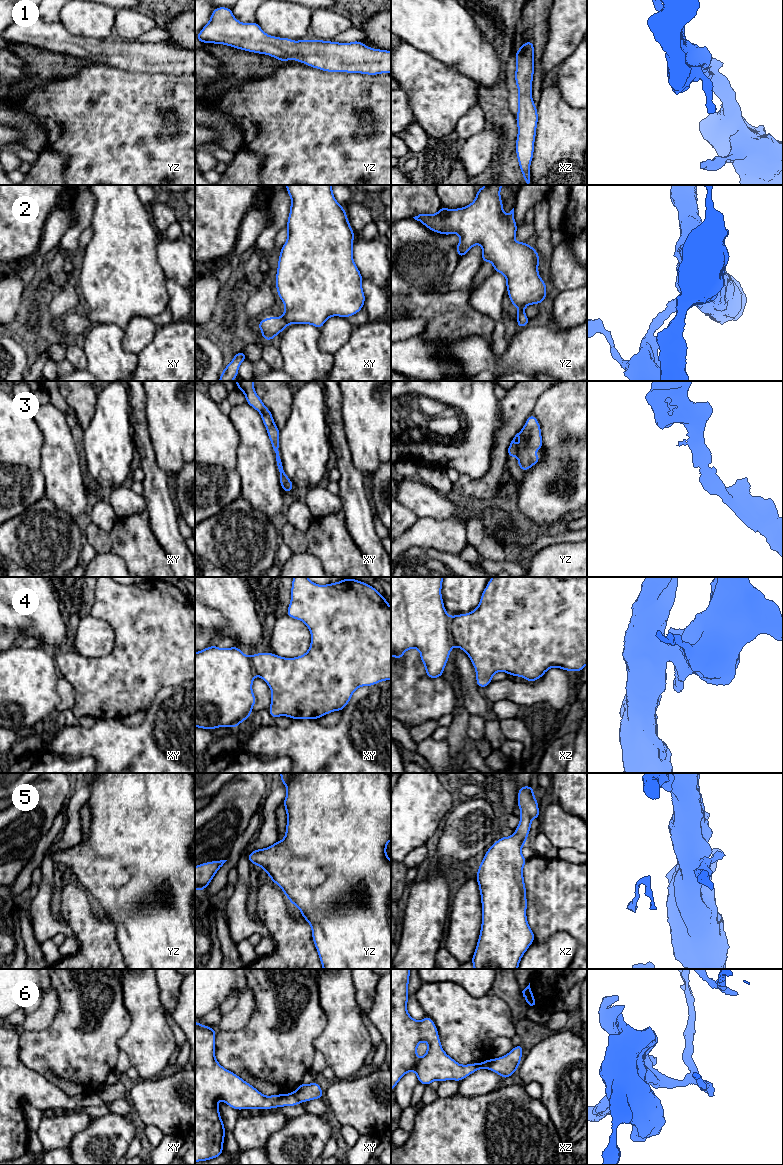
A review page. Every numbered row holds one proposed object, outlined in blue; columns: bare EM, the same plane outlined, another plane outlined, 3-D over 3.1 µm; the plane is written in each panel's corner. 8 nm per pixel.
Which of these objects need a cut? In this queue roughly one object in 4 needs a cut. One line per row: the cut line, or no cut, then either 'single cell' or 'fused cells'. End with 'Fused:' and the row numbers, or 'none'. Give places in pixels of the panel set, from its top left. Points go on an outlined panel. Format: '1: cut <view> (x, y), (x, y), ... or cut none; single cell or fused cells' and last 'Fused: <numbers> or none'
1: cut none; single cell
2: cut none; single cell
3: cut none; single cell
4: cut xz (450, 617), (449, 635), (454, 645); fused cells
5: cut none; single cell
6: cut xz (493, 1059), (488, 1068); fused cells
Fused: 4, 6

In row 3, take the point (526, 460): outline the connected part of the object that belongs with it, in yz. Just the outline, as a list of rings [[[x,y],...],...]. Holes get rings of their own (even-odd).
[[[530,414],[522,430],[520,430],[508,446],[508,458],[517,456],[519,469],[528,471],[537,464],[541,457],[534,453],[543,447],[541,428],[537,418]]]

